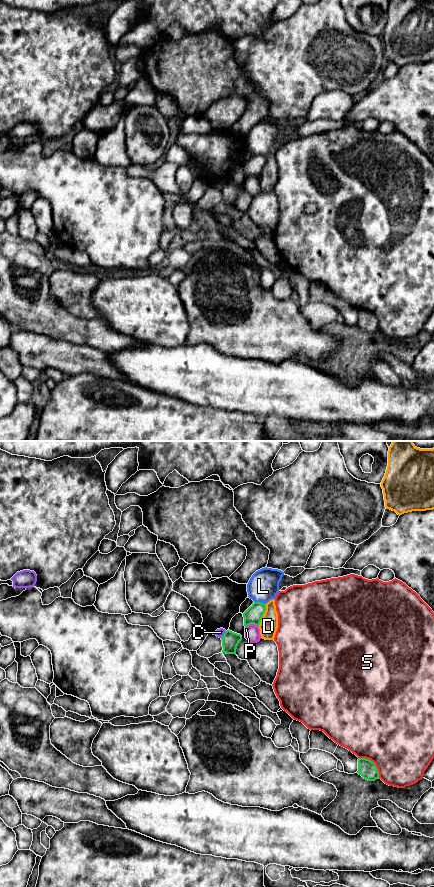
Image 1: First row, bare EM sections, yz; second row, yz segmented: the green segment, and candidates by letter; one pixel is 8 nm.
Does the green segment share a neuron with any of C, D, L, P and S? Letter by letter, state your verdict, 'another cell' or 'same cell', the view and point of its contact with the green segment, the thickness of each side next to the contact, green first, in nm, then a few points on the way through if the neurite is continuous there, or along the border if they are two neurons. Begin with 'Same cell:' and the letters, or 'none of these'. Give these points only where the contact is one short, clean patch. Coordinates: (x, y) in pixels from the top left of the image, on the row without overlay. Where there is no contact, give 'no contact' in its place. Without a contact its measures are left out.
Same cell: none of these
C: another cell; meets green in yz at (223, 187); 140 nm thick on the green side, 70 nm on the other; border along yz (226, 183), (221, 190)
D: another cell; meets green in yz at (263, 166); 140 nm thick on the green side, 150 nm on the other
L: another cell; meets green in yz at (260, 154); 140 nm thick on the green side, 240 nm on the other; border along yz (254, 153), (260, 153), (265, 156)
P: another cell; meets green in yz at (251, 175); 140 nm thick on the green side, 130 nm on the other
S: another cell; meets green in yz at (374, 315); 150 nm thick on the green side, 500 nm on the other

